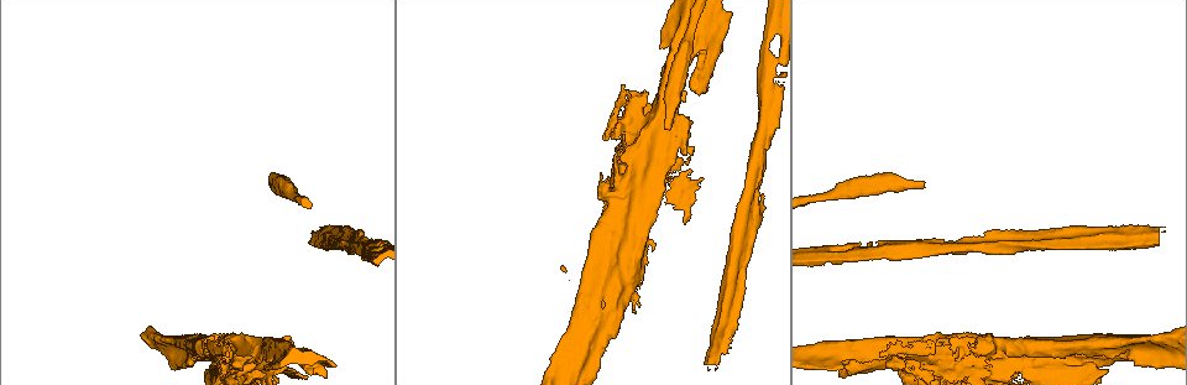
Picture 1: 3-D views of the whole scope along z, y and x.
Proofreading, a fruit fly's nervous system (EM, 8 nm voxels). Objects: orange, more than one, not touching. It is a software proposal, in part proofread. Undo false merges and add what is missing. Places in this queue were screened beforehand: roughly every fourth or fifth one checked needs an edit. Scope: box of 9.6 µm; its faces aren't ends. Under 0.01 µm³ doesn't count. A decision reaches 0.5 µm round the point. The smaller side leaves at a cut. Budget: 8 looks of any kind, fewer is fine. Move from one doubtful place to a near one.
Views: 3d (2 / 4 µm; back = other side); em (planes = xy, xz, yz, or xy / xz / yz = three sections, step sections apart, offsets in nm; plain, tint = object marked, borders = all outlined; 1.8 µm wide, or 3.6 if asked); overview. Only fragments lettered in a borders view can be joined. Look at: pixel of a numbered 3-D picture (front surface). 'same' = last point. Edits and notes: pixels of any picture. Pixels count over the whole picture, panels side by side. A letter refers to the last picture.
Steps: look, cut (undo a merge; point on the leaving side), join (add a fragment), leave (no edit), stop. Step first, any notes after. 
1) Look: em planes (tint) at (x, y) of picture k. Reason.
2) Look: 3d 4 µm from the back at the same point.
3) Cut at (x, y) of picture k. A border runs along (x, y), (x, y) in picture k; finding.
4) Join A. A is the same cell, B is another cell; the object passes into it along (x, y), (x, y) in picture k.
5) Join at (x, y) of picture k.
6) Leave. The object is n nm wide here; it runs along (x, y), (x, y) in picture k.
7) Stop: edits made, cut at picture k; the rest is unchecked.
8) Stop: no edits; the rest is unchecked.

Look: 3d 2 µm at (621, 97) of picture 1. Free end.

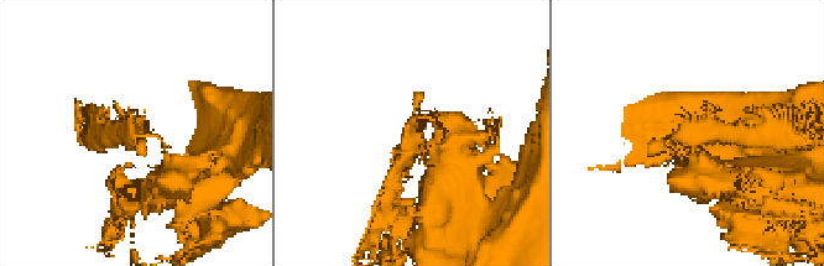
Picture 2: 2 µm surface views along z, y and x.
Look: em 3.6 µm xz step 8 (tint) at (129, 109) of picture 2.

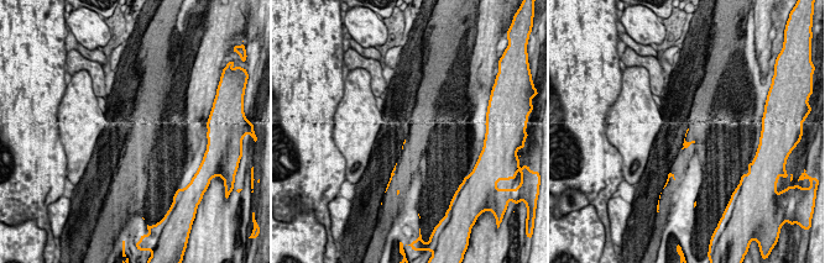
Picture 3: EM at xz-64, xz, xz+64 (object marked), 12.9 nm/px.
Look: em 3.6 µm xy step 16 (borders) at the same point. Cut it another way.

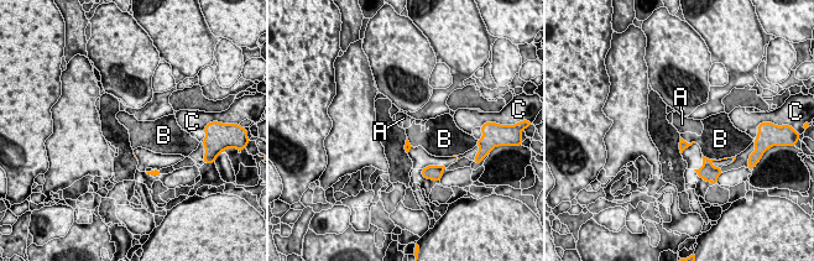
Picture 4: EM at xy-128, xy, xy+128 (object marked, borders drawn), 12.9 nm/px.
Leave. A, B and C are other cells; a border runs along (681, 136), (688, 142), (695, 142) in picture 4; none of them fits.

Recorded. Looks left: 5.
Look: em yz step 16 (borders) at (969, 345) of picture 1.

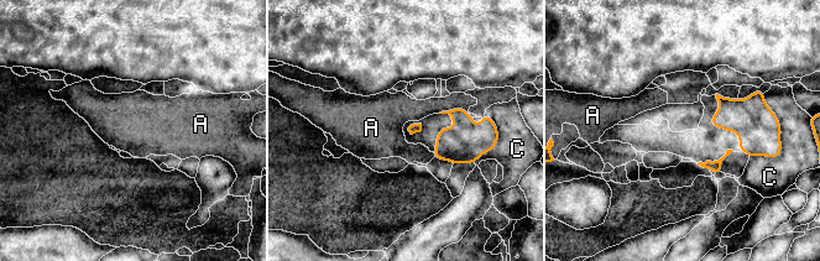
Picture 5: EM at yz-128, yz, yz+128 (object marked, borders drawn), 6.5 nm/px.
Leave. A and C are other cells; none of them fits.

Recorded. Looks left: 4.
Look: em planes (plain) at (728, 306) of picture 1. Three arms meet.

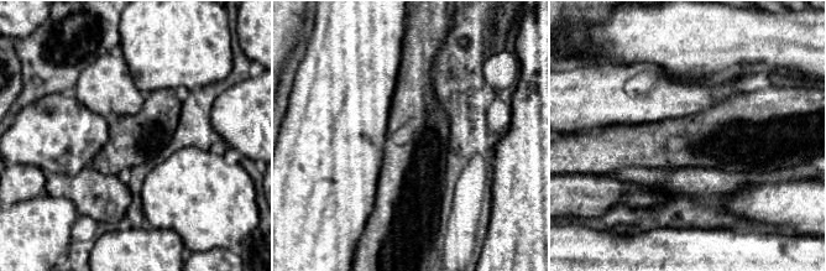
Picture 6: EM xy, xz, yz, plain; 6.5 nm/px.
Look: em planes (tint) at the same point.

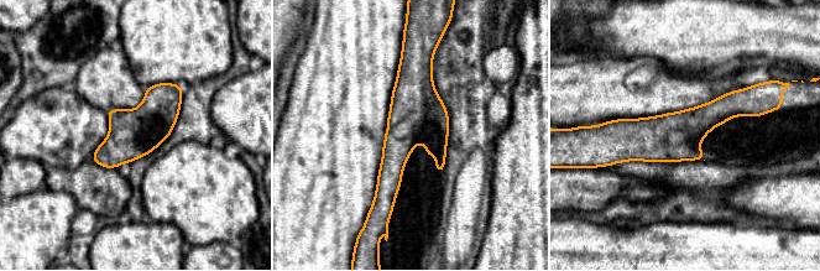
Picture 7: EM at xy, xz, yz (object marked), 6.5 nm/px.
Look: em planes (borders) at the same point.

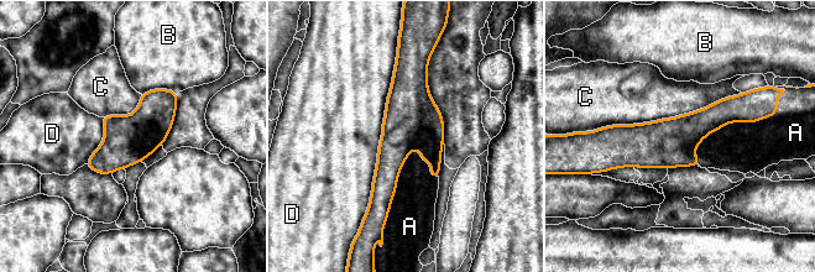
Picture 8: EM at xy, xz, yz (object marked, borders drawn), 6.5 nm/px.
Join A. A is the same cell, B, C and D are other cells; the neuron continues.

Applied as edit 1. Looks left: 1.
Stop: edits made, join at picture 8; the rest is unchecked.

